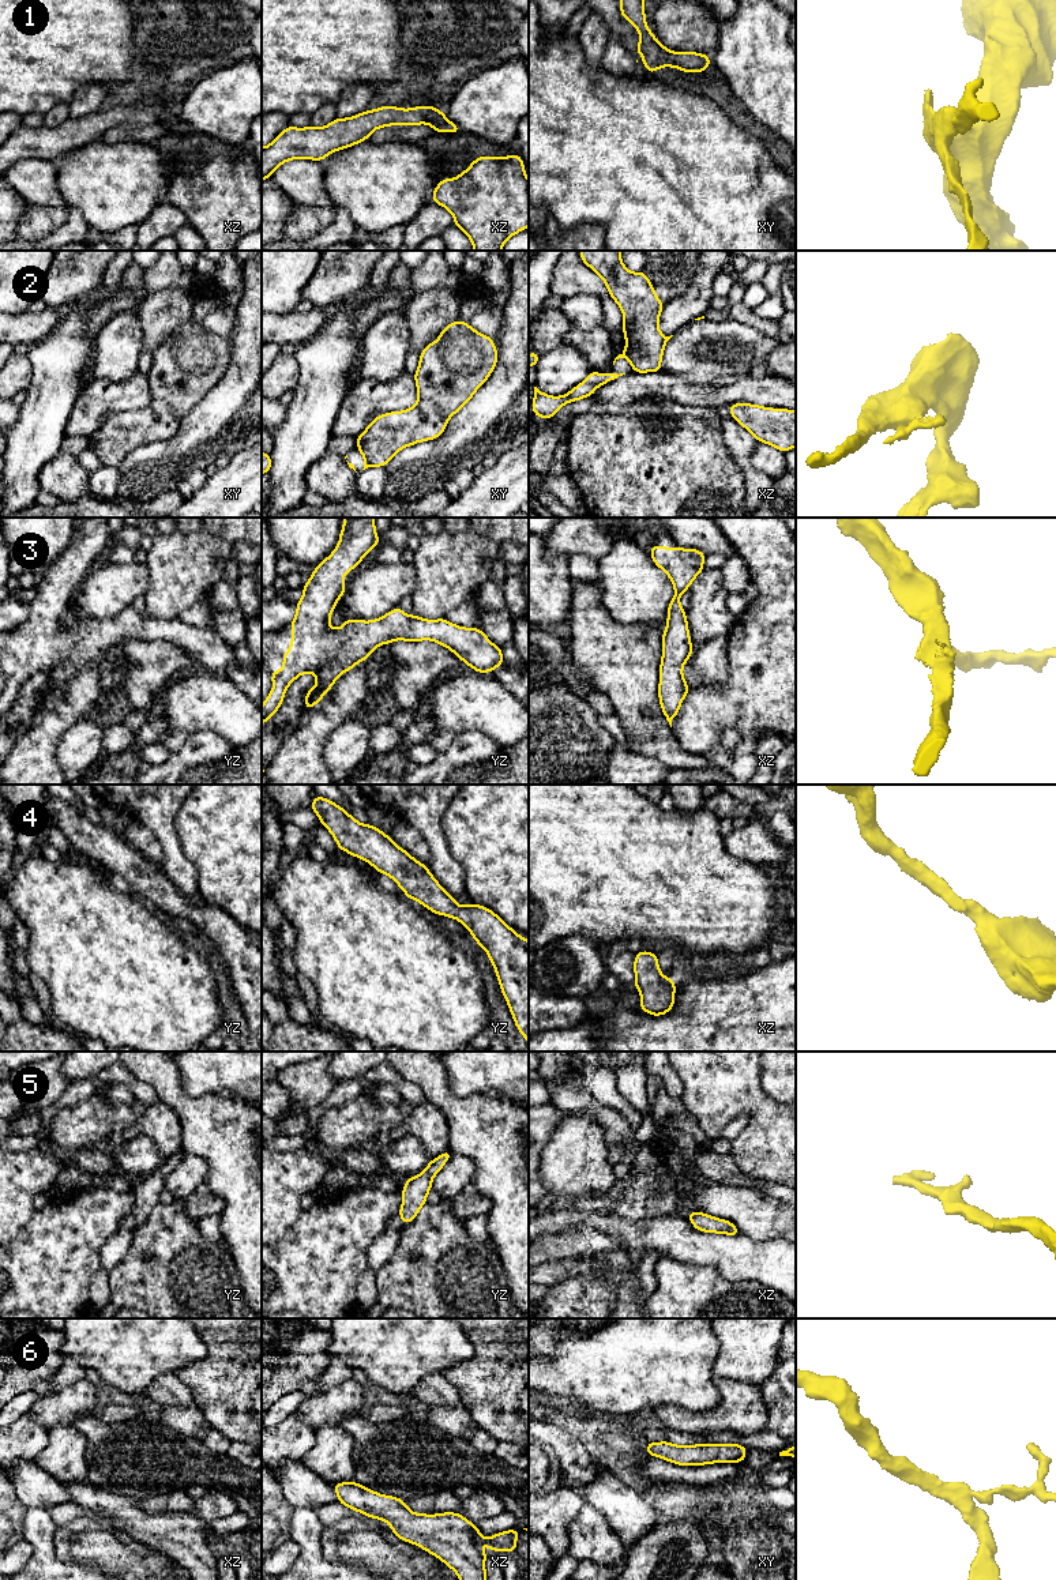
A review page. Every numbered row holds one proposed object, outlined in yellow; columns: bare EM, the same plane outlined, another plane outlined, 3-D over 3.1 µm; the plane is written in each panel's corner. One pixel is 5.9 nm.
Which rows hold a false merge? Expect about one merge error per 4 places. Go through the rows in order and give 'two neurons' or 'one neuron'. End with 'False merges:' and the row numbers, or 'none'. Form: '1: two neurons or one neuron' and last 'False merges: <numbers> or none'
1: one neuron
2: two neurons
3: one neuron
4: one neuron
5: one neuron
6: one neuron
False merges: 2

